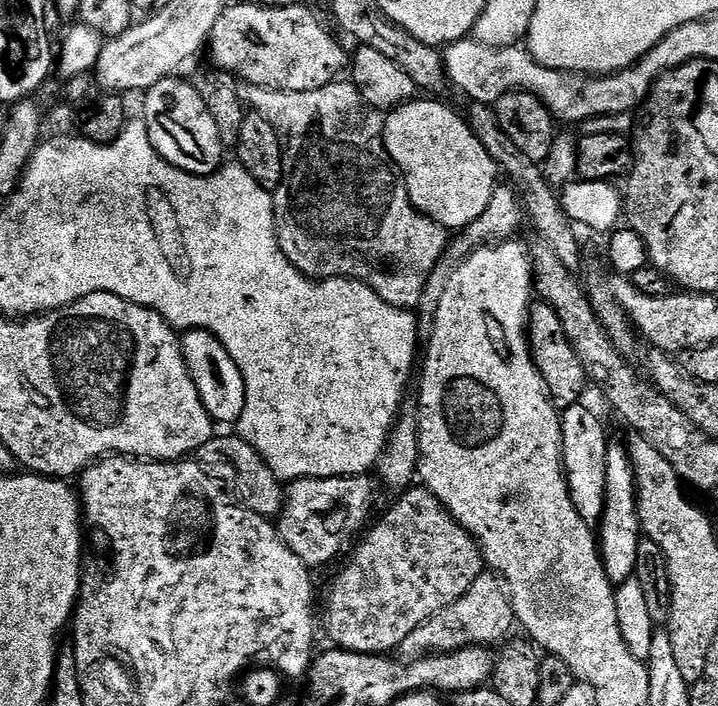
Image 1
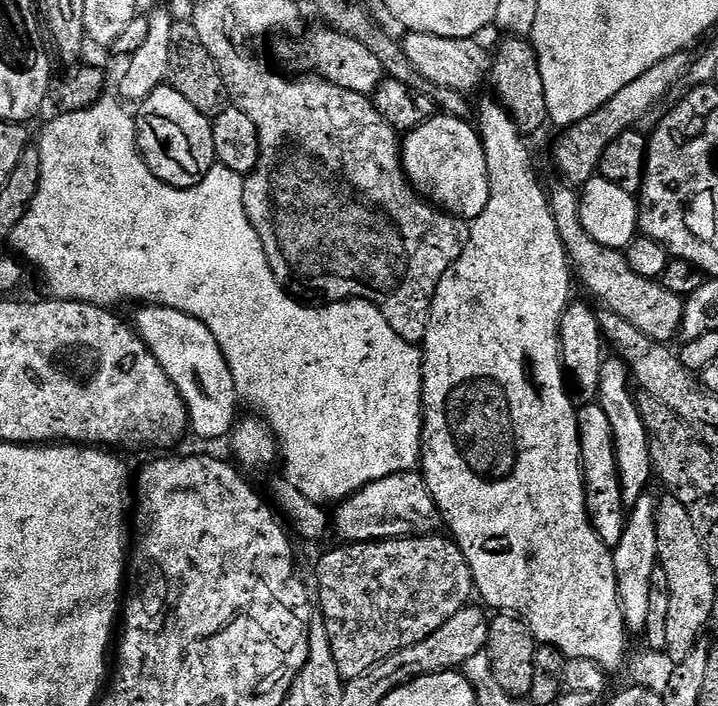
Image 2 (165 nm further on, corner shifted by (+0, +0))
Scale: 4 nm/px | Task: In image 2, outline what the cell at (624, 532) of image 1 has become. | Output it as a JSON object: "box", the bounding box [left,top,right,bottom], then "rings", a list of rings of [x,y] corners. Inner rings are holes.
{"box":[598,355,654,505],"rings":[[[609,355],[602,362],[602,378],[598,402],[606,418],[610,418],[610,430],[614,430],[614,450],[618,458],[618,478],[622,486],[622,498],[625,505],[638,502],[649,491],[648,483],[654,480],[652,459],[650,458],[650,438],[646,434],[646,422],[642,422],[640,407],[636,404],[632,373],[626,362],[619,356]]]}

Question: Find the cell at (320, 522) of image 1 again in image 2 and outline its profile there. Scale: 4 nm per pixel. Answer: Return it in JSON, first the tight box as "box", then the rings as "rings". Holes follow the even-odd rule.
{"box":[334,471,442,544],"rings":[[[419,471],[399,472],[393,476],[382,478],[378,482],[370,482],[353,496],[347,496],[335,505],[334,532],[341,536],[341,541],[349,544],[369,544],[371,540],[399,540],[402,536],[426,536],[441,527],[442,517],[430,490],[426,486],[423,475]]]}

